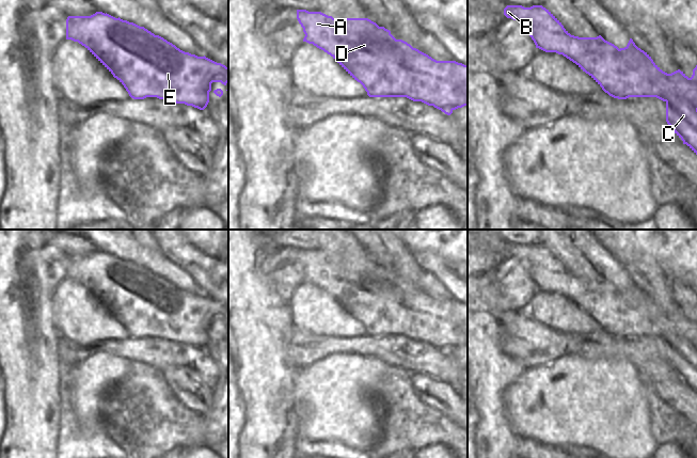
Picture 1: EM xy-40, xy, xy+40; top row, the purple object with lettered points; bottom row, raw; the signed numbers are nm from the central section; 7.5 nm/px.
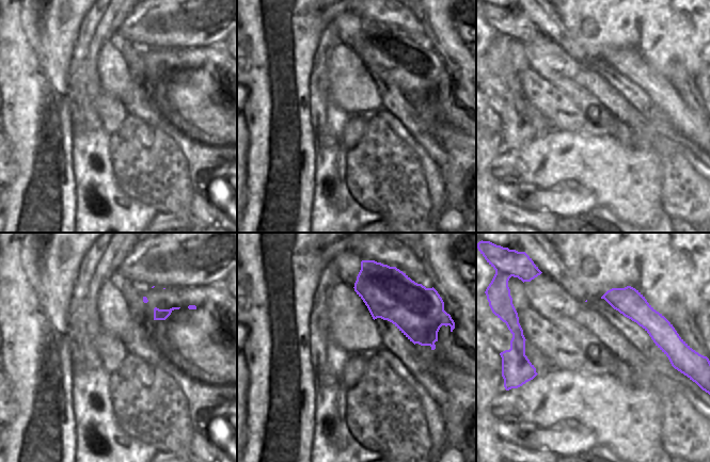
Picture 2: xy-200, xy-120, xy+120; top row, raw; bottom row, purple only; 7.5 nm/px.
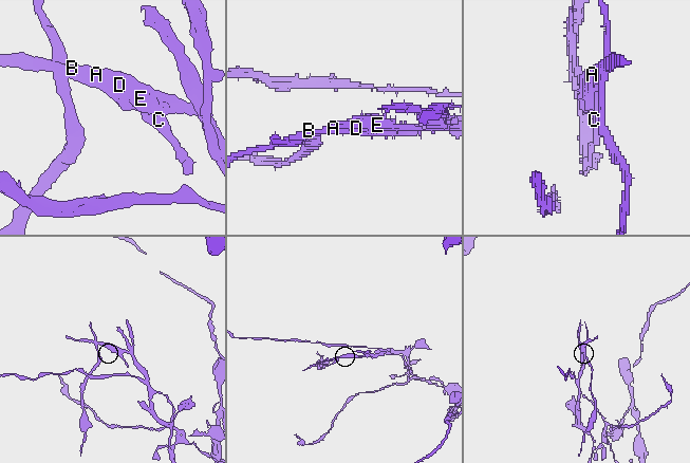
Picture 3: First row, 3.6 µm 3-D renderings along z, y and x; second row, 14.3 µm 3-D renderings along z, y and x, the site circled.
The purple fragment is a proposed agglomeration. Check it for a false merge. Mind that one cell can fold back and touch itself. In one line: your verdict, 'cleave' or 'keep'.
cleave

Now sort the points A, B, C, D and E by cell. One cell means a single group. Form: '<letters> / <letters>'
A B D E / C

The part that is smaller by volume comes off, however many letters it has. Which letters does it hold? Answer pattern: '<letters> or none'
C

